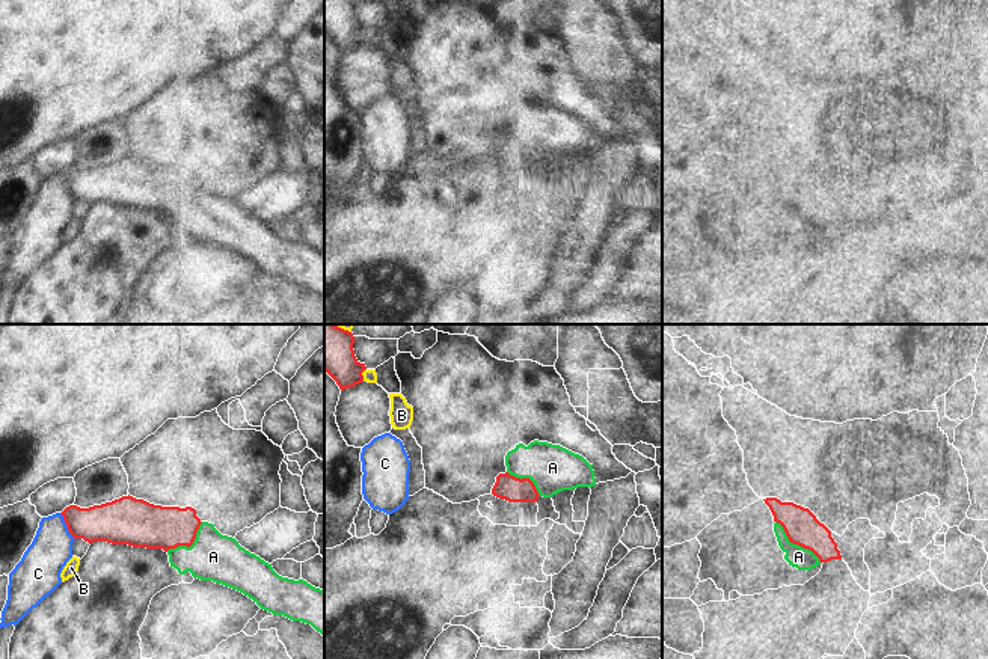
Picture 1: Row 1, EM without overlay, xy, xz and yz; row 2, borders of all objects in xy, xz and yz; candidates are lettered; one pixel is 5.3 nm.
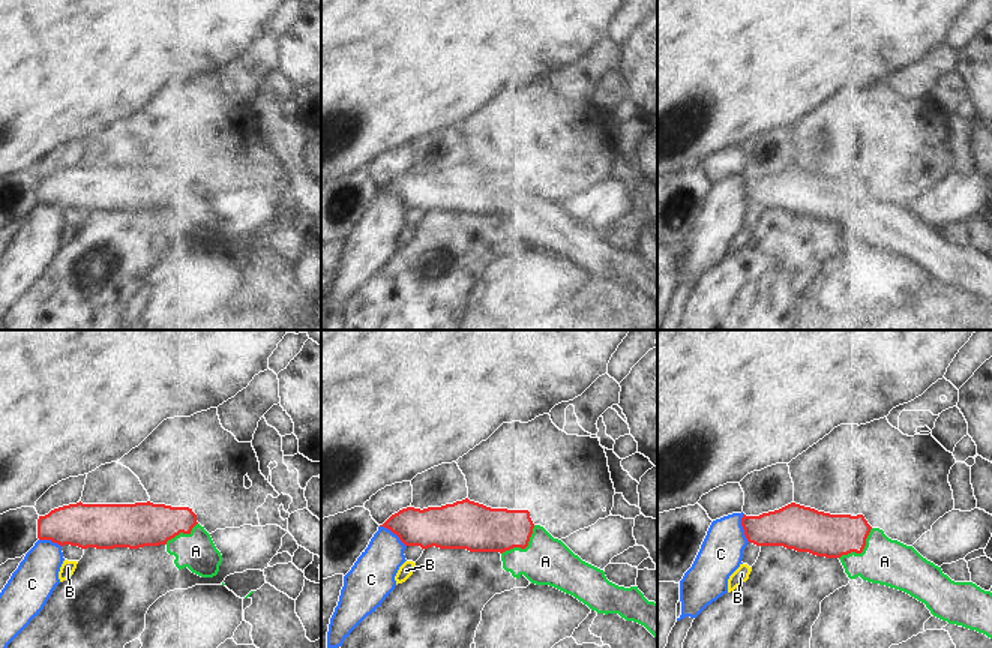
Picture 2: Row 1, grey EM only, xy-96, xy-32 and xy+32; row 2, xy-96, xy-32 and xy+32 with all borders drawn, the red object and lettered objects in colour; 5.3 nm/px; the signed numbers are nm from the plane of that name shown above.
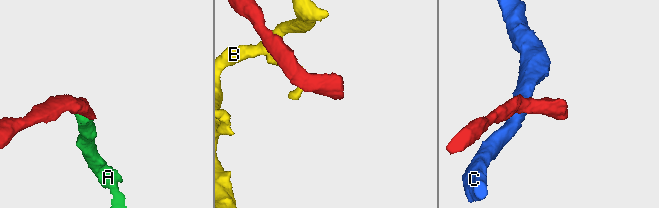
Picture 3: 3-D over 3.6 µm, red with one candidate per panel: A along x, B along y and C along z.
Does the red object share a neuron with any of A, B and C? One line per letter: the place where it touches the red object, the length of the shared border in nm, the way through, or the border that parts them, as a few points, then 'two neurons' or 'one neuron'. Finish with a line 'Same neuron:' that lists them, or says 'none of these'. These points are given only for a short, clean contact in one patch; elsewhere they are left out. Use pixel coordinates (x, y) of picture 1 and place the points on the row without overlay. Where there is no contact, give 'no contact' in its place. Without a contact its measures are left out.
A: yz (795, 205) | 340 nm | across yz (801, 189), (795, 205), (798, 219) | one neuron
B: xz (361, 36) | 70 nm | two neurons
C: xy (67, 187) | 170 nm | along xy (59, 175), (74, 201) | two neurons
Same neuron: A

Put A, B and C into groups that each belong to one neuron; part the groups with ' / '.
A / B / C

